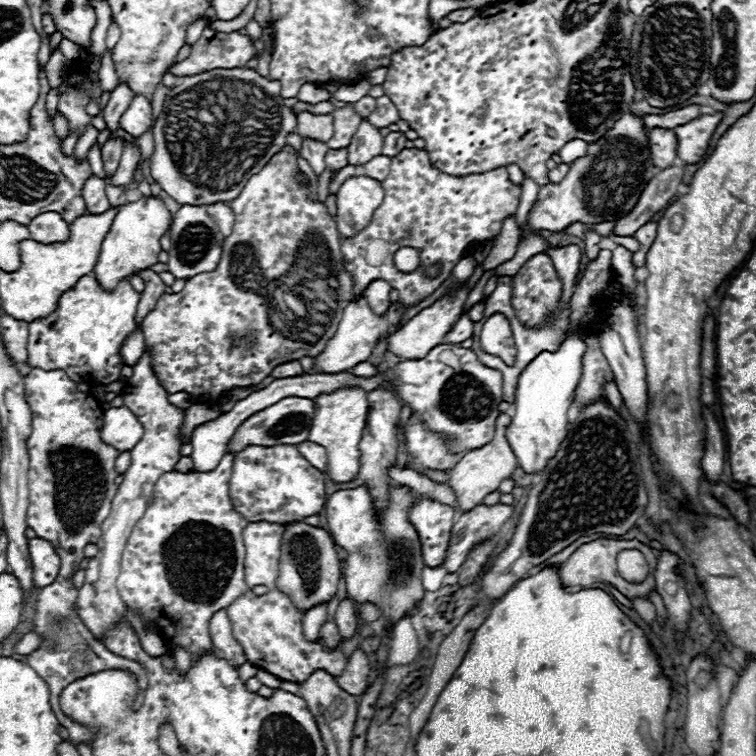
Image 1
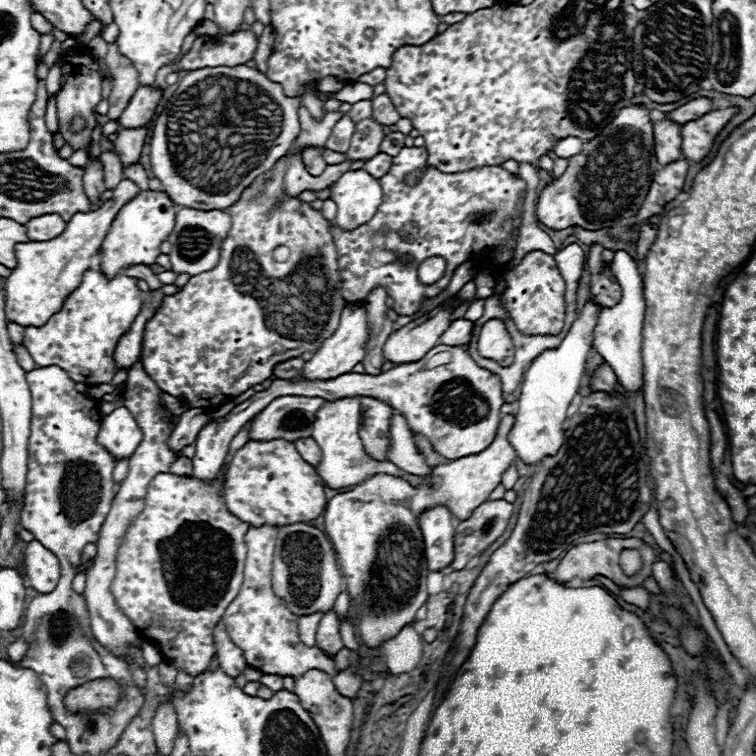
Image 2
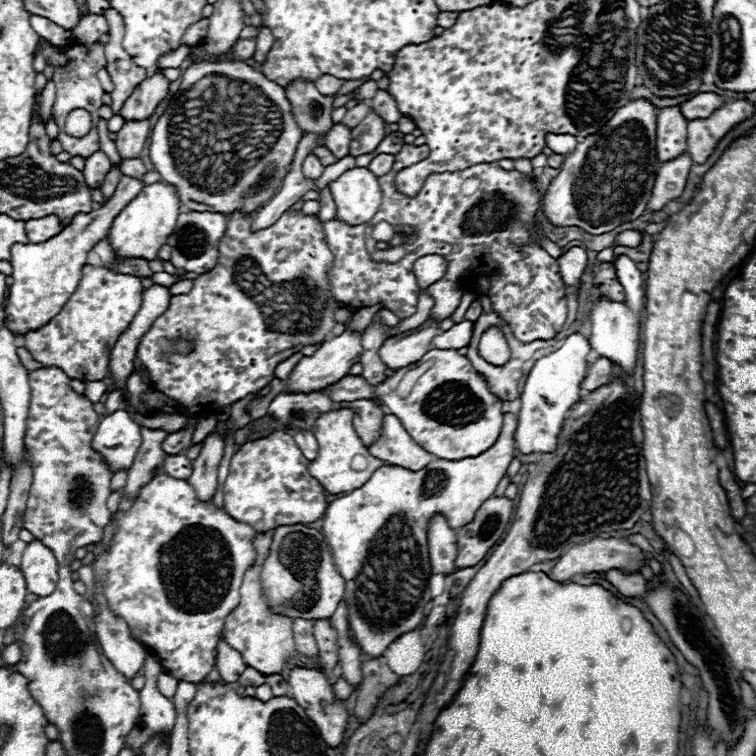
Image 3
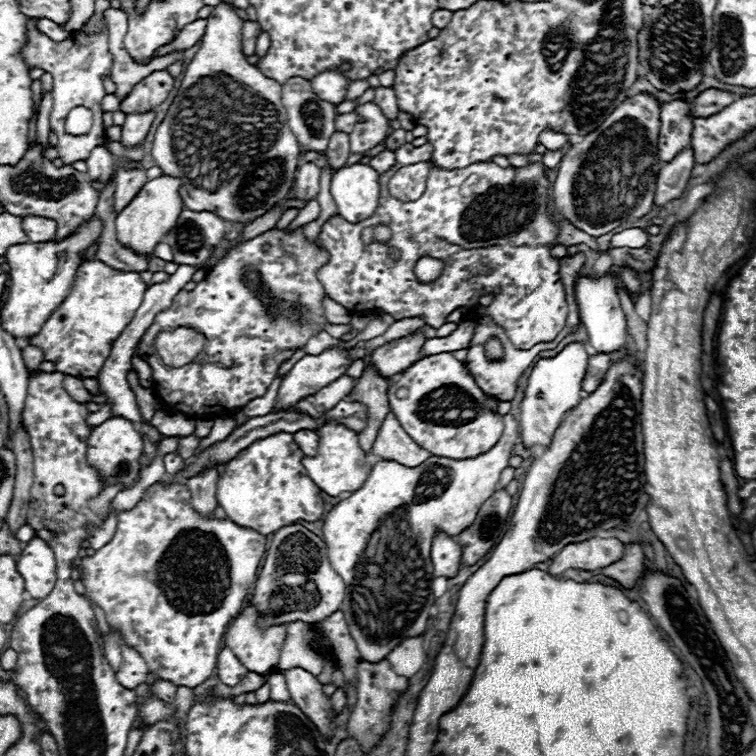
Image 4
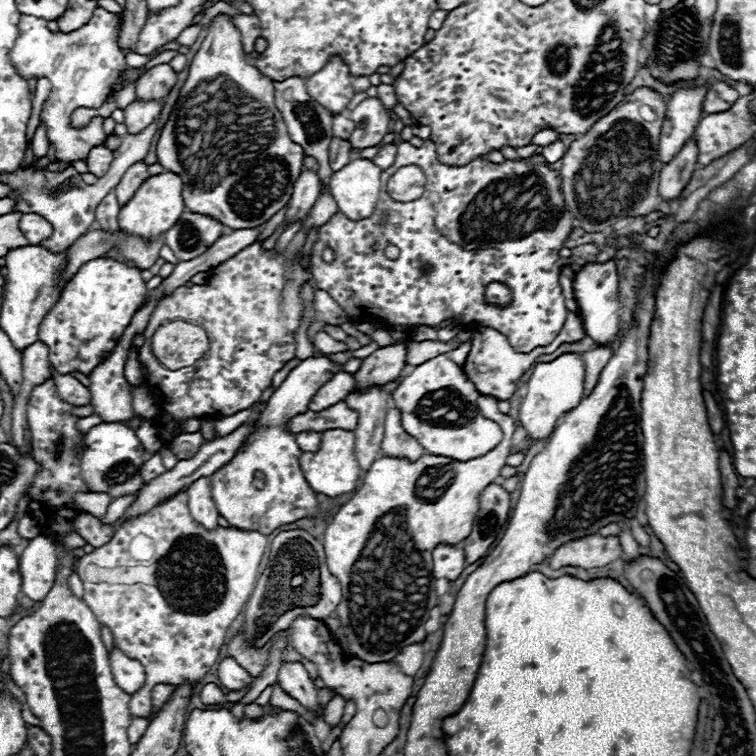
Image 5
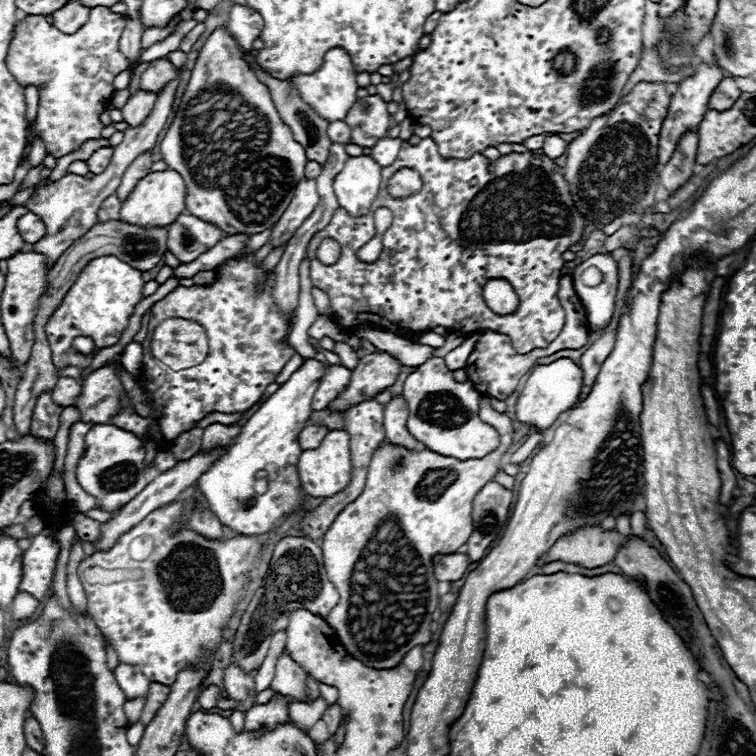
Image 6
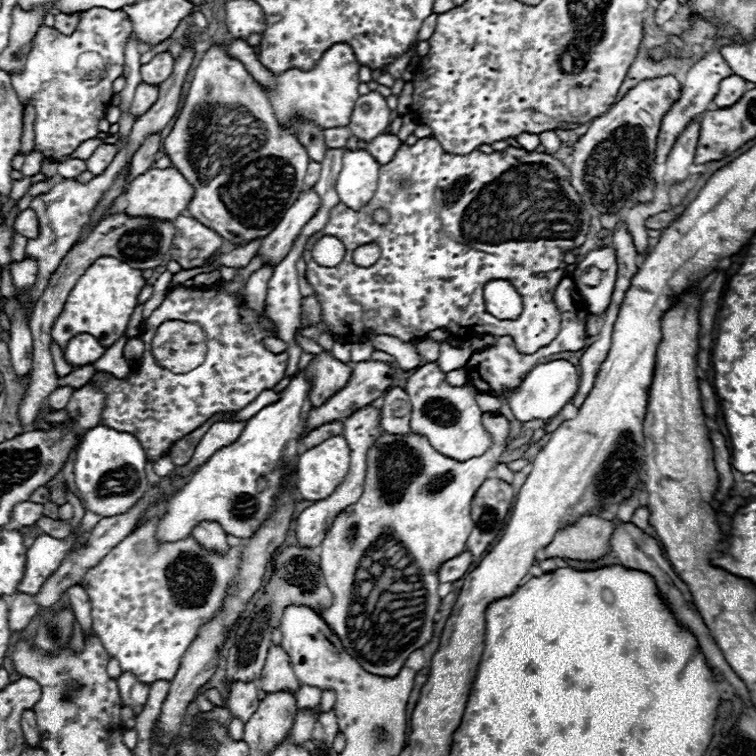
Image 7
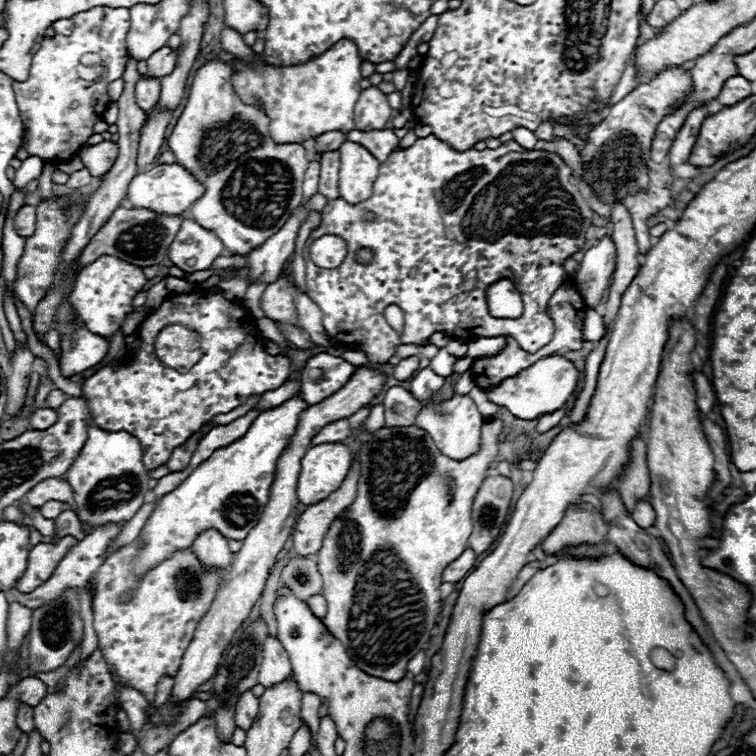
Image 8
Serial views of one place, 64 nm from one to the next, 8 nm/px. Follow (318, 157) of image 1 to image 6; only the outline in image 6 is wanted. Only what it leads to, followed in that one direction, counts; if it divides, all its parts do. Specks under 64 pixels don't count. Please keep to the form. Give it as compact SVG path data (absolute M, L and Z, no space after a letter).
M302 178L296 186L294 198L290 202L290 206L286 208L286 212L282 214L282 218L276 222L274 230L272 230L272 244L278 246L286 240L292 238L292 234L296 232L296 228L312 214L312 210L318 204L318 192L316 192L316 180L314 178Z

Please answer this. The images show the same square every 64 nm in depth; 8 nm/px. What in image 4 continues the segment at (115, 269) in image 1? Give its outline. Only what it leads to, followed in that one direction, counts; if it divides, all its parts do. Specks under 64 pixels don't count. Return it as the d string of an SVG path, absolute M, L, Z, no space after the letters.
M160 176L142 186L134 200L116 216L116 240L132 250L134 254L152 256L154 248L164 240L164 236L176 226L176 220L182 212L182 198L178 194L180 180L170 176Z

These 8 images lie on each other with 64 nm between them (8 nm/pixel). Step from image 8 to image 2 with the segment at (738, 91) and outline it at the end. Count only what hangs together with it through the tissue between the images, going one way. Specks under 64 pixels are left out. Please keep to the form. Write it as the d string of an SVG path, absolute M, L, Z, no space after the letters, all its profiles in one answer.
M696 98L684 106L680 106L678 110L672 110L666 114L666 118L670 118L676 124L686 124L688 120L696 120L704 114L708 114L712 110L712 102L708 98Z

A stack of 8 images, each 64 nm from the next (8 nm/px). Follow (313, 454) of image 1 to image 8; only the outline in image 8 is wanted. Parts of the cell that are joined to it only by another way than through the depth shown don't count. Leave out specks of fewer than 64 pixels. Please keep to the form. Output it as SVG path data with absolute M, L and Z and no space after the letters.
M342 418L342 420L336 420L336 422L324 426L324 428L312 438L310 446L324 444L324 442L328 442L328 440L346 440L348 434L350 434L350 424L348 424L346 418Z

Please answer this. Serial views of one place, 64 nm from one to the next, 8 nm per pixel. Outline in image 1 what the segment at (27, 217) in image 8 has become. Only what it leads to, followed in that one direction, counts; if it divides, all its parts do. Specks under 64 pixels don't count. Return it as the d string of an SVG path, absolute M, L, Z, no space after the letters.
M42 212L28 224L30 238L42 244L66 242L70 238L70 224L58 212Z

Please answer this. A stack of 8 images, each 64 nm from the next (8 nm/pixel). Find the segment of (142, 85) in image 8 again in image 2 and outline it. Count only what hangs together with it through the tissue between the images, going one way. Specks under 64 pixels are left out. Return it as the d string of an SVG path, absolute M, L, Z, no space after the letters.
M122 128L120 130L120 136L114 142L114 146L120 152L120 162L122 162L124 170L140 160L144 140L146 140L146 128L138 128L138 130L128 130L128 128L124 130Z

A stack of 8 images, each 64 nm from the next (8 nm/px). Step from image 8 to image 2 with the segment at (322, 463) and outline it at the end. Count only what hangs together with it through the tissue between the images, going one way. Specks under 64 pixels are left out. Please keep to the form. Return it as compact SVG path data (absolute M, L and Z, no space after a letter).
M360 396L326 400L320 406L320 410L316 412L316 420L314 420L314 426L312 426L312 438L322 448L322 462L320 462L320 466L316 466L316 472L322 476L324 484L330 486L330 488L354 486L354 484L360 484L362 480L370 478L372 474L382 472L382 474L400 476L400 478L408 480L412 486L418 488L424 482L424 478L420 478L416 474L406 474L404 470L400 470L394 464L378 464L372 458L368 458L368 454L362 448L360 436L358 436L358 432L360 432L360 420L362 420Z

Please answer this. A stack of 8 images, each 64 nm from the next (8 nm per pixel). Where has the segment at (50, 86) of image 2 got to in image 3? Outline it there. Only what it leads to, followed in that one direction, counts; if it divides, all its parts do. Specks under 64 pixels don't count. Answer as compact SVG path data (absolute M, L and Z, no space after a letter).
M48 80L46 86L44 86L44 90L42 90L42 116L44 116L44 120L48 120L48 116L50 116L50 112L52 112L54 94L56 94L54 80Z

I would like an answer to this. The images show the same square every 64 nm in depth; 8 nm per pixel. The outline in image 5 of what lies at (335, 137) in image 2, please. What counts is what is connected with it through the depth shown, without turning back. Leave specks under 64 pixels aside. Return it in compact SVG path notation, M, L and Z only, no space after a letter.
M332 138L330 140L330 168L334 172L338 172L348 162L350 162L350 144L348 144L348 140Z

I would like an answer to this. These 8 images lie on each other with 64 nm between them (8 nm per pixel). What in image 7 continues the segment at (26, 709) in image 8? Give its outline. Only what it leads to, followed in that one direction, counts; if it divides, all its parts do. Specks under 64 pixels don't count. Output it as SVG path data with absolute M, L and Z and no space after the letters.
M26 710L22 714L22 732L24 732L28 746L32 746L32 748L40 746L40 732L38 732L38 726L36 726L36 716L30 710Z

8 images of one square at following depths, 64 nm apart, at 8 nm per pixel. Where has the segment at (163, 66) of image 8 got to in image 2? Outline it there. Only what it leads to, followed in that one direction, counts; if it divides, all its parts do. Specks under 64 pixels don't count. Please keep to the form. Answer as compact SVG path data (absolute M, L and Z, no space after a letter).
M140 86L134 92L132 100L128 102L128 108L124 108L124 112L118 120L120 126L122 128L144 128L144 126L148 126L160 98L162 98L162 92L158 92L154 88Z

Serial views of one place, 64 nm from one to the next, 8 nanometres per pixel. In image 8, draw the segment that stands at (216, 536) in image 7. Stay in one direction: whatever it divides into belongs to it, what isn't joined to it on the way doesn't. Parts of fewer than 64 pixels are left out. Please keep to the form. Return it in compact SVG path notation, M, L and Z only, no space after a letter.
M210 528L198 534L198 538L194 540L194 552L200 556L204 564L226 568L232 562L228 540L216 528Z

